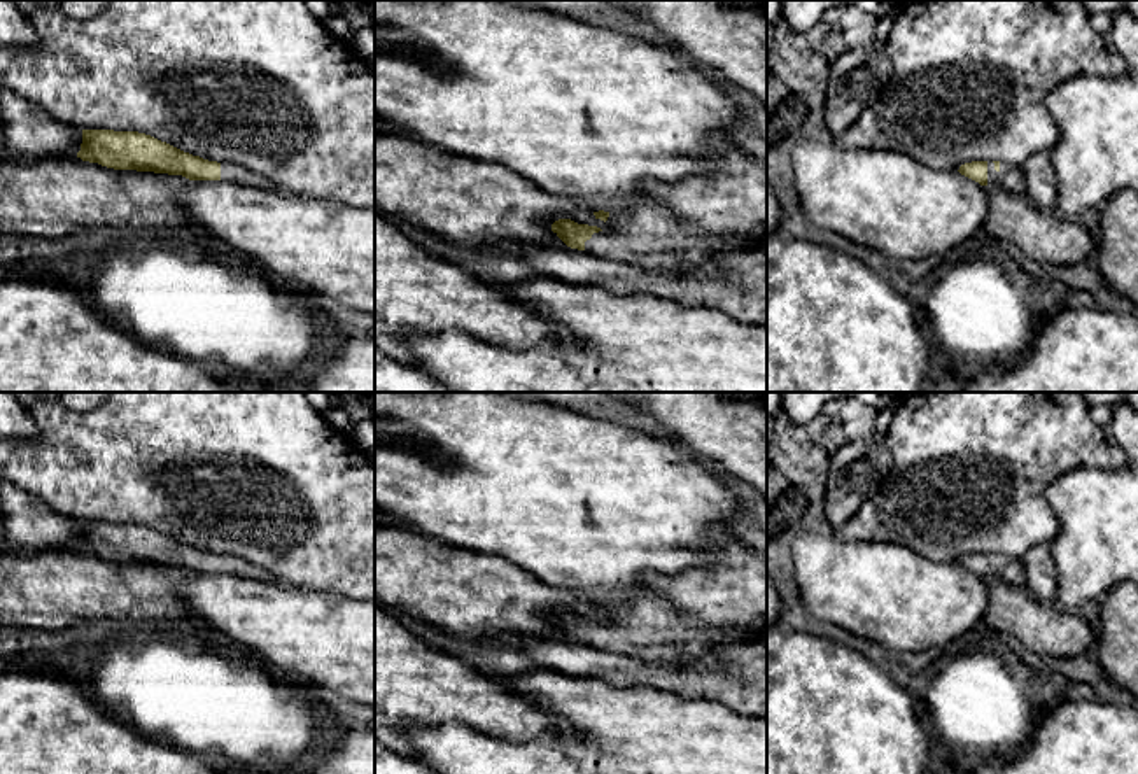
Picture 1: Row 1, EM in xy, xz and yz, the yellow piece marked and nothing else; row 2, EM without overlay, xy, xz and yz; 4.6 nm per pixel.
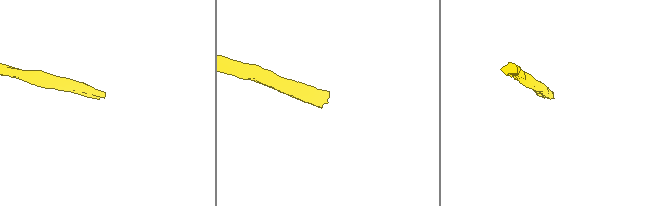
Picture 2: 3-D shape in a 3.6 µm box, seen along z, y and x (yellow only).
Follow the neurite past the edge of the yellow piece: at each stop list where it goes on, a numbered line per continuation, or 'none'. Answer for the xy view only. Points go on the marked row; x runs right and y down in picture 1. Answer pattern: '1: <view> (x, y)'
1: xy (230, 172)

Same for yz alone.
1: yz (1009, 177)

